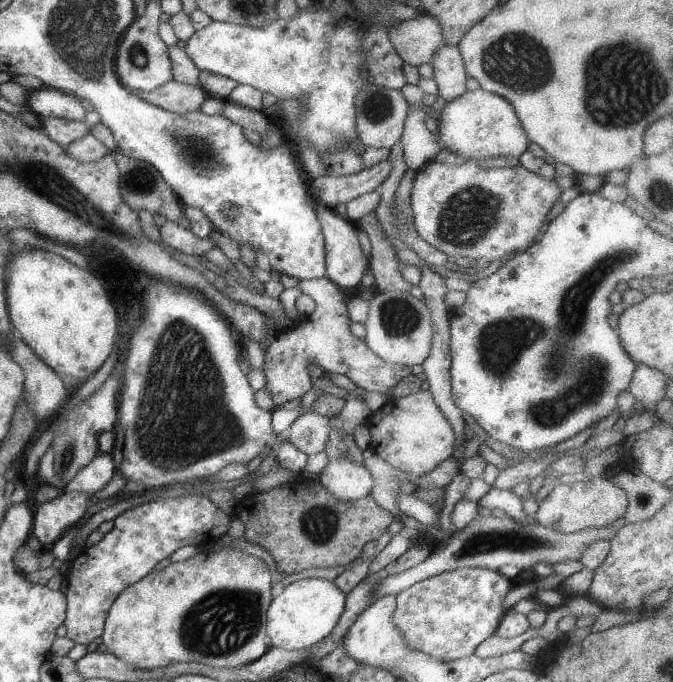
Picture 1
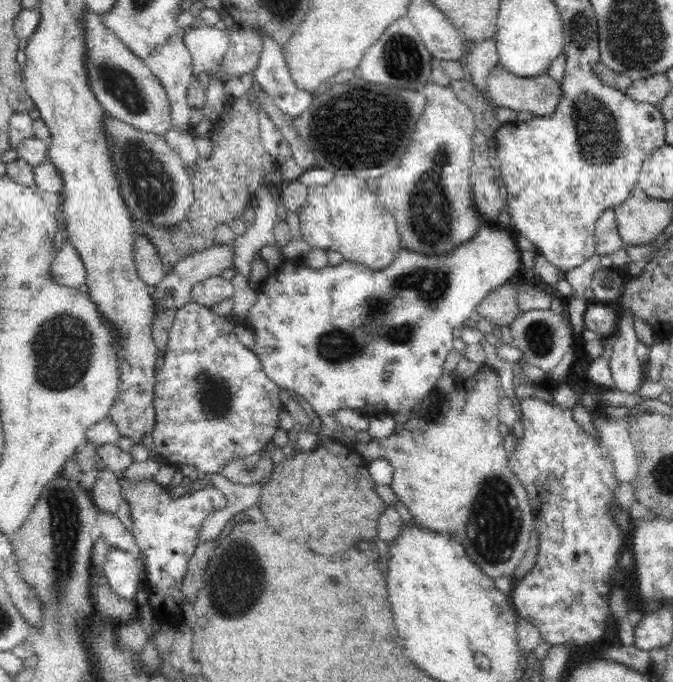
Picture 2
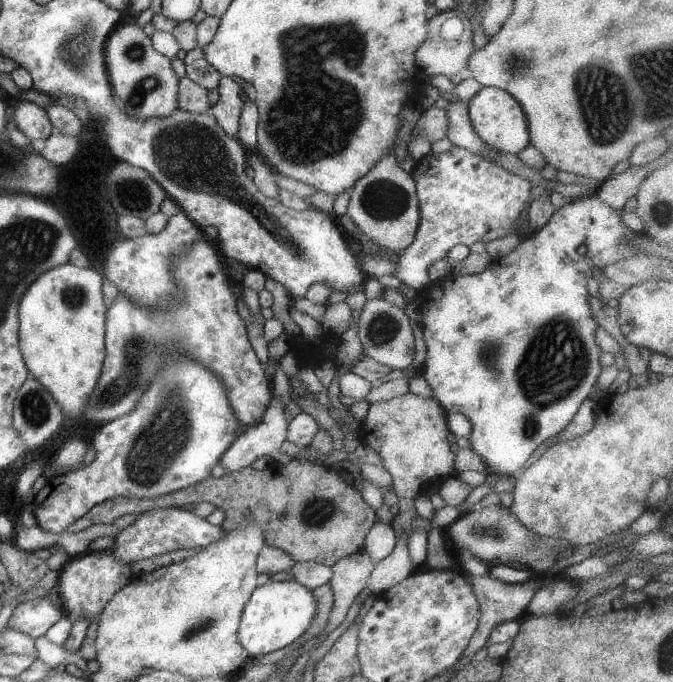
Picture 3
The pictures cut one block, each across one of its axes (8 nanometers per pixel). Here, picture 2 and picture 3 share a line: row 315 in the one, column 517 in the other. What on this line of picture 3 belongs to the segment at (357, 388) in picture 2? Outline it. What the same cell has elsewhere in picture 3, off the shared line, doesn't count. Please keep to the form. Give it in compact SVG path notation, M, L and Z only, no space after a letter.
M596 193L592 196L582 196L580 200L568 201L561 208L555 209L544 228L523 237L521 243L509 255L493 260L481 273L470 276L447 276L436 282L434 286L425 289L422 296L418 296L418 310L422 314L422 324L424 324L422 338L427 352L420 375L430 384L433 398L441 404L447 414L460 412L471 422L472 432L463 442L482 456L487 472L502 477L517 476L529 464L530 455L542 442L556 436L570 424L582 402L588 398L590 388L596 385L598 376L602 374L599 361L602 348L596 344L597 333L601 329L592 316L586 285L588 278L592 278L595 268L602 270L610 264L636 256L636 248L632 246L632 230L624 223L622 214L622 210L619 212L604 204L604 200L600 200Z

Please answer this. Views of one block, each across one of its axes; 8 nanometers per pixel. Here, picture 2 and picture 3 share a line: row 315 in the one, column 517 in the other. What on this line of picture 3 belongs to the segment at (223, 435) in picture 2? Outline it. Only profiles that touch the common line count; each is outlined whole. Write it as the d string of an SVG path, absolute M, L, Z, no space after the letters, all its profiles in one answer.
M455 145L444 154L429 153L415 160L412 175L416 181L421 218L415 239L403 250L400 260L395 262L392 274L416 291L424 291L435 285L435 282L428 278L428 268L436 260L447 256L448 251L454 246L471 246L475 242L489 243L491 240L516 232L520 214L529 207L532 198L532 184L526 178L504 170L492 161Z

